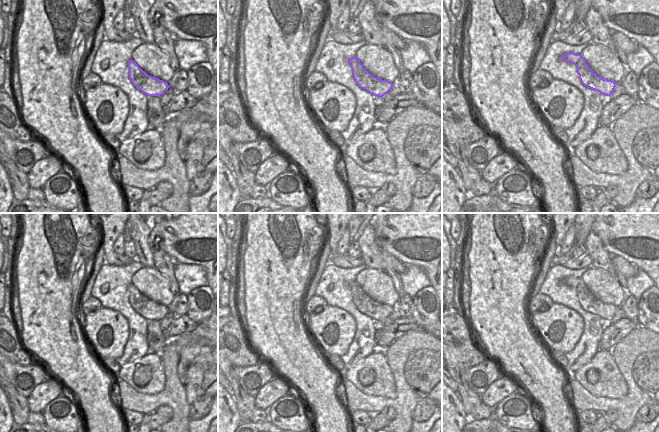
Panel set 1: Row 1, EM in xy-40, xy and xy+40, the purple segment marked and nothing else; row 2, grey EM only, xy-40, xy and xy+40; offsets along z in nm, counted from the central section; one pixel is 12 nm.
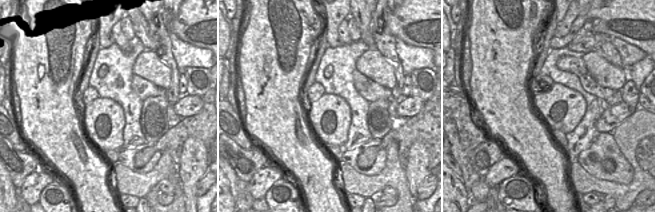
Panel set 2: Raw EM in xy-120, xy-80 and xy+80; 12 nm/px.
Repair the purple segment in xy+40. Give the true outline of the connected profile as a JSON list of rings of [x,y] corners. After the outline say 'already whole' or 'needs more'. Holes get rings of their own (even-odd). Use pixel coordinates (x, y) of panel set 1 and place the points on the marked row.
[[[568,52],[562,55],[561,58],[564,61],[572,63],[576,66],[579,79],[584,86],[592,90],[598,91],[606,96],[610,96],[614,91],[617,83],[612,80],[603,79],[600,76],[596,75],[590,69],[581,54]]] | already whole

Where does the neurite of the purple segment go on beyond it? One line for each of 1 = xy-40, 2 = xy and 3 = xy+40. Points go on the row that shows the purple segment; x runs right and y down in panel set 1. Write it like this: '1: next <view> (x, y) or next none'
1: next none
2: next none
3: next none

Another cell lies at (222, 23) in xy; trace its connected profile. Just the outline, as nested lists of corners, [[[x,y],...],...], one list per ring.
[[[218,4],[218,50],[221,50],[227,41],[227,21]]]

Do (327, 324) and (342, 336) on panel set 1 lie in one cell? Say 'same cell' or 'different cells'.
same cell

